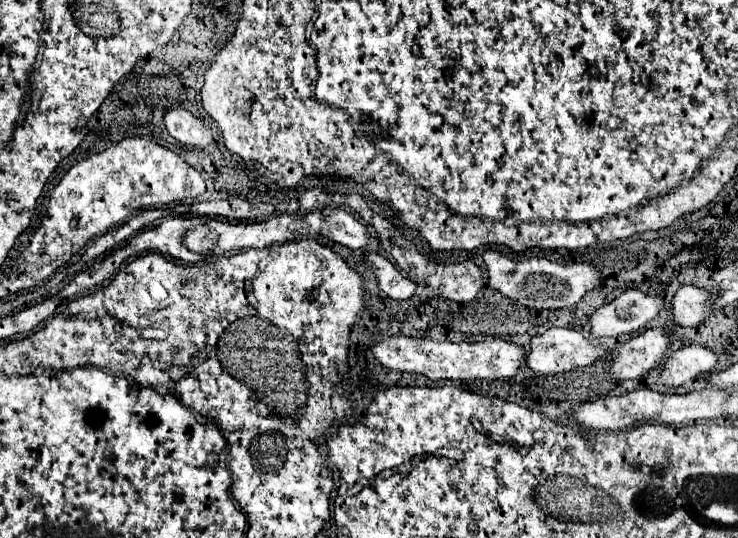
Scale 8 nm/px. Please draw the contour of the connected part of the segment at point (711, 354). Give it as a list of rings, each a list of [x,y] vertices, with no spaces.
[[[688,344],[680,350],[672,352],[664,364],[664,372],[660,376],[660,384],[682,386],[690,380],[702,378],[714,370],[718,362],[718,354],[712,348],[700,344]]]

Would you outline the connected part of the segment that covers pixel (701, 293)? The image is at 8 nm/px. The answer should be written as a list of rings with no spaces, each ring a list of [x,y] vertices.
[[[682,286],[672,298],[672,320],[680,326],[698,326],[710,318],[710,292],[698,286]]]

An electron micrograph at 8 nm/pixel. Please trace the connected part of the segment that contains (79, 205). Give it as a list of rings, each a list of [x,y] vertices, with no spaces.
[[[124,138],[124,140],[116,142],[116,144],[112,144],[110,148],[106,148],[104,152],[92,154],[92,156],[84,158],[82,162],[74,164],[74,166],[66,172],[66,176],[54,186],[54,190],[52,190],[52,194],[50,194],[50,200],[48,200],[48,212],[46,212],[46,216],[42,218],[38,230],[34,230],[34,232],[30,232],[30,234],[24,234],[24,246],[16,246],[16,242],[14,242],[14,250],[12,250],[10,260],[8,260],[8,278],[4,280],[2,286],[8,286],[8,294],[10,294],[10,292],[16,292],[16,290],[24,290],[24,286],[30,286],[30,284],[36,284],[36,282],[48,278],[62,262],[68,262],[76,252],[80,252],[80,250],[86,246],[86,240],[92,240],[94,236],[106,234],[112,226],[120,224],[124,218],[128,218],[128,216],[134,214],[136,210],[140,210],[140,208],[160,208],[160,206],[166,206],[166,204],[172,204],[172,202],[180,202],[180,200],[186,200],[186,198],[198,198],[198,196],[204,194],[204,192],[206,192],[206,180],[204,180],[204,176],[202,176],[196,168],[192,168],[190,164],[186,164],[176,152],[172,152],[172,150],[166,148],[166,146],[154,144],[154,142],[146,140],[146,138]]]

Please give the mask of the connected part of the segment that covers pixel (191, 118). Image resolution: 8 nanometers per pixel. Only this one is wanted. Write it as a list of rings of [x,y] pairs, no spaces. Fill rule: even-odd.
[[[172,108],[164,116],[166,130],[172,138],[176,138],[184,146],[196,146],[206,148],[212,142],[210,130],[198,120],[194,114],[190,114],[184,108]]]

